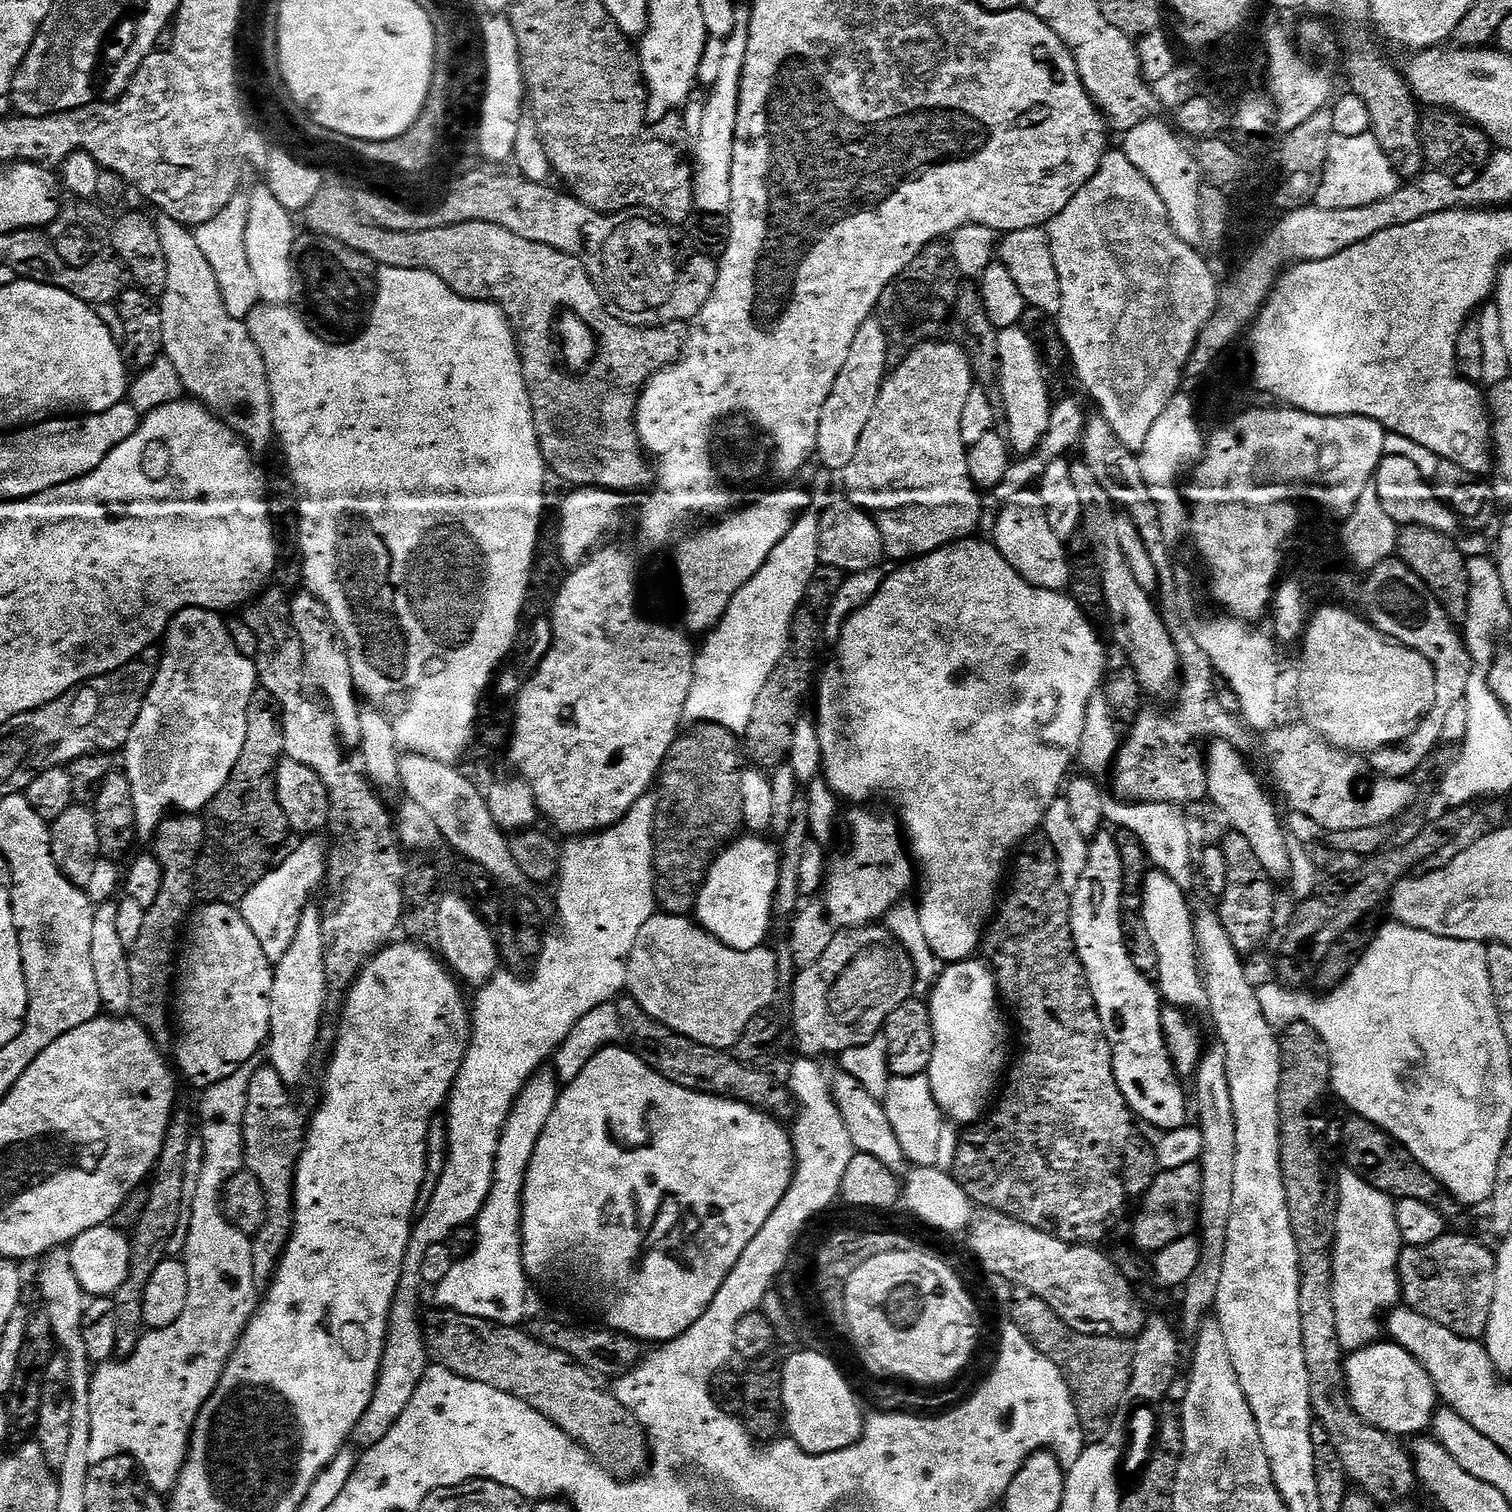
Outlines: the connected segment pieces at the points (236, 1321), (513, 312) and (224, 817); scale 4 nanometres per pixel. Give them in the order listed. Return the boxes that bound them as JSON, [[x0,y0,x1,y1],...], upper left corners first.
[[88,1066,258,1493],[380,221,684,494],[192,699,290,905]]

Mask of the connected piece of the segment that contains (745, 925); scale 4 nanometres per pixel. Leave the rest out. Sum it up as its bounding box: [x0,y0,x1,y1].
[694,834,780,952]

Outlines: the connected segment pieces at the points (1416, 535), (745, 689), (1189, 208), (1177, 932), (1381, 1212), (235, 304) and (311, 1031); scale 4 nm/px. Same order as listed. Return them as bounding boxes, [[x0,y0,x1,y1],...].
[[1395,526,1469,622],[684,510,820,734],[1122,118,1202,246],[1138,871,1205,1010],[1332,1183,1402,1354],[194,194,260,322],[266,906,330,1086]]

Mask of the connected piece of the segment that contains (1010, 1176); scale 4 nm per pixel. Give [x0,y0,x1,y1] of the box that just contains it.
[951,838,1134,1246]

